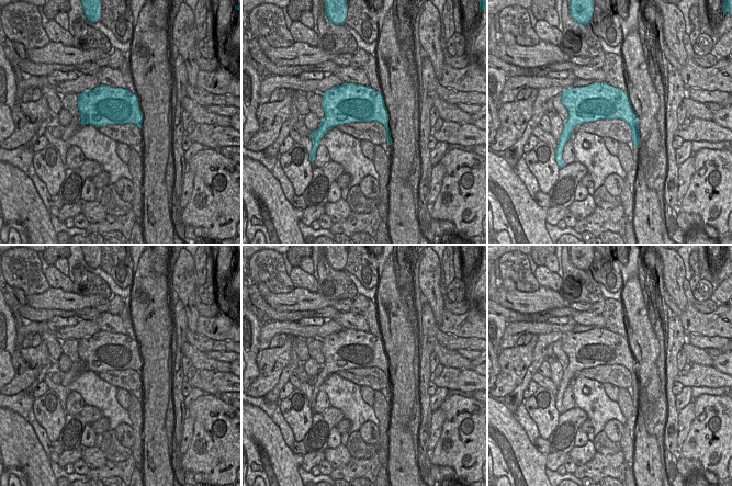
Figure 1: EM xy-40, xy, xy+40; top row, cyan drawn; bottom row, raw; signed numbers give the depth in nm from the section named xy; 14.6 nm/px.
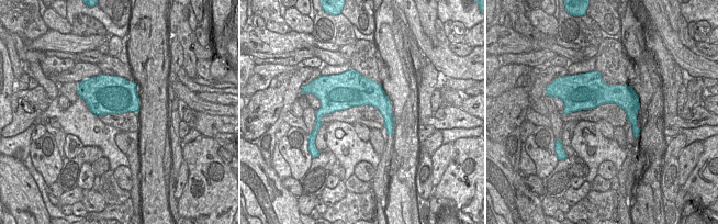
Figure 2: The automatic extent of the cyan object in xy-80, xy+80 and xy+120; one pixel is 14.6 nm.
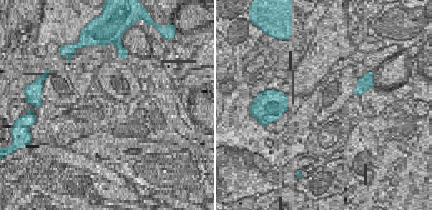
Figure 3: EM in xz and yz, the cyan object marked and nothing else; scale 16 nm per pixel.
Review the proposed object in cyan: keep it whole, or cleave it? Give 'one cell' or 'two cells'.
one cell

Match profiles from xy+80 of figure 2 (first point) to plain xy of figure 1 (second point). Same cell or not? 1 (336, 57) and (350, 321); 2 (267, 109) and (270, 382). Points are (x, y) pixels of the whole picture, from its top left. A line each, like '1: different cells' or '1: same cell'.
1: same cell
2: same cell

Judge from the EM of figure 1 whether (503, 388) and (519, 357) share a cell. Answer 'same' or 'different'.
same

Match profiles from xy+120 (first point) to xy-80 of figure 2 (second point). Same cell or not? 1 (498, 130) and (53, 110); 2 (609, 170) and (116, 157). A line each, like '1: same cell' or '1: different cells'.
1: different cells
2: different cells

